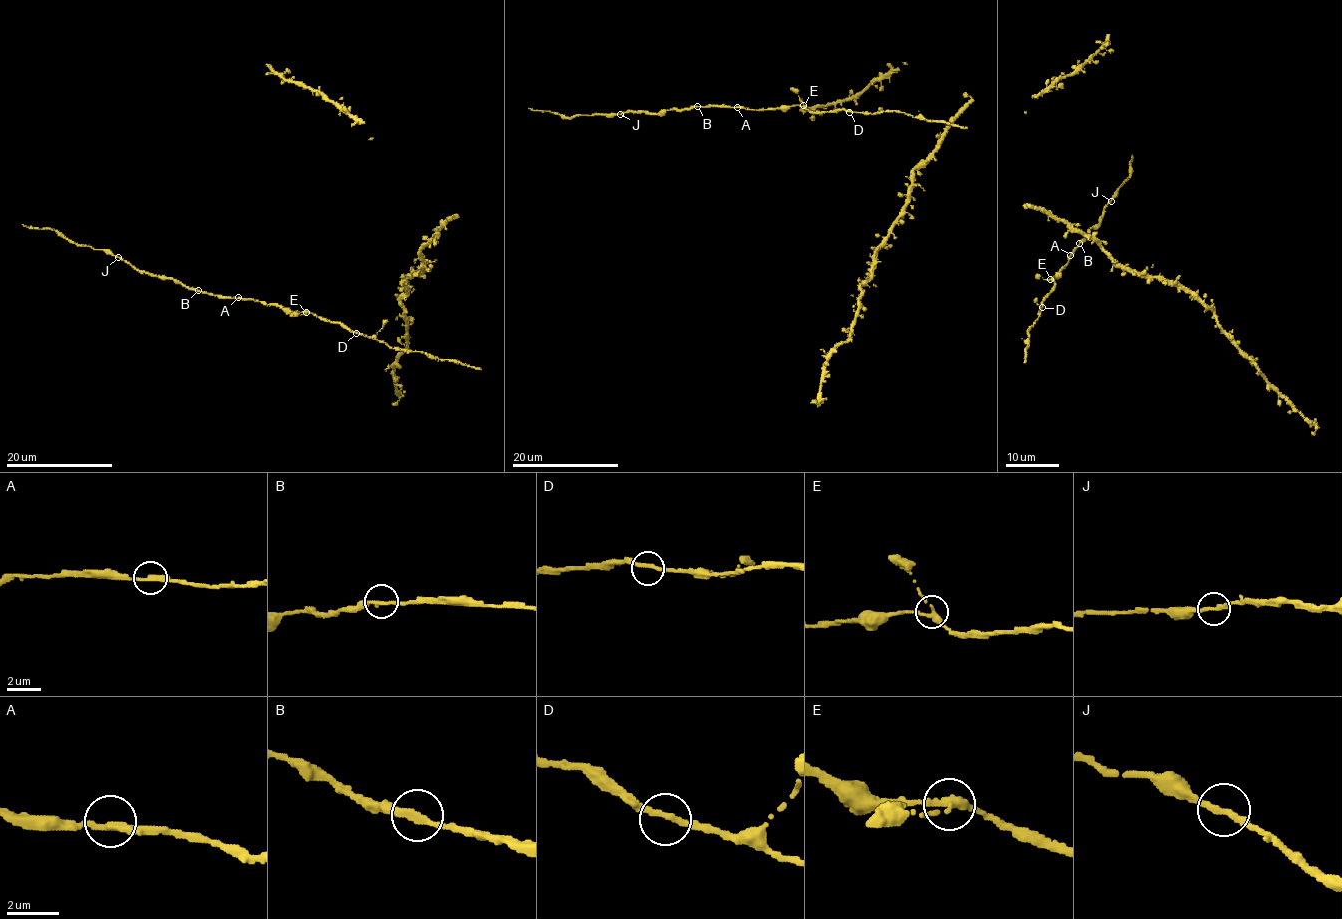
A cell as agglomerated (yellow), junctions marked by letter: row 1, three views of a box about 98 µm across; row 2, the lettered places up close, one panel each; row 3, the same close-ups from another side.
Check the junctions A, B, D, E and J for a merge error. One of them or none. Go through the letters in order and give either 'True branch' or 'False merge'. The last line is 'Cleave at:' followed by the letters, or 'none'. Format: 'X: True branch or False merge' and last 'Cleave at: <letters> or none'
A: True branch
B: True branch
D: True branch
E: True branch
J: True branch
Cleave at: none

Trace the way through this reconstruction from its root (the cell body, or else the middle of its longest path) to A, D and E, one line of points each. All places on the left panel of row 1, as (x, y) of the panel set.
A: (387, 320), (375, 335), (364, 336), (308, 312), (284, 311), (275, 305), (238, 297)
D: (387, 320), (375, 335), (356, 333)
E: (387, 320), (375, 335), (364, 336), (350, 332), (340, 323), (324, 321), (306, 312)

